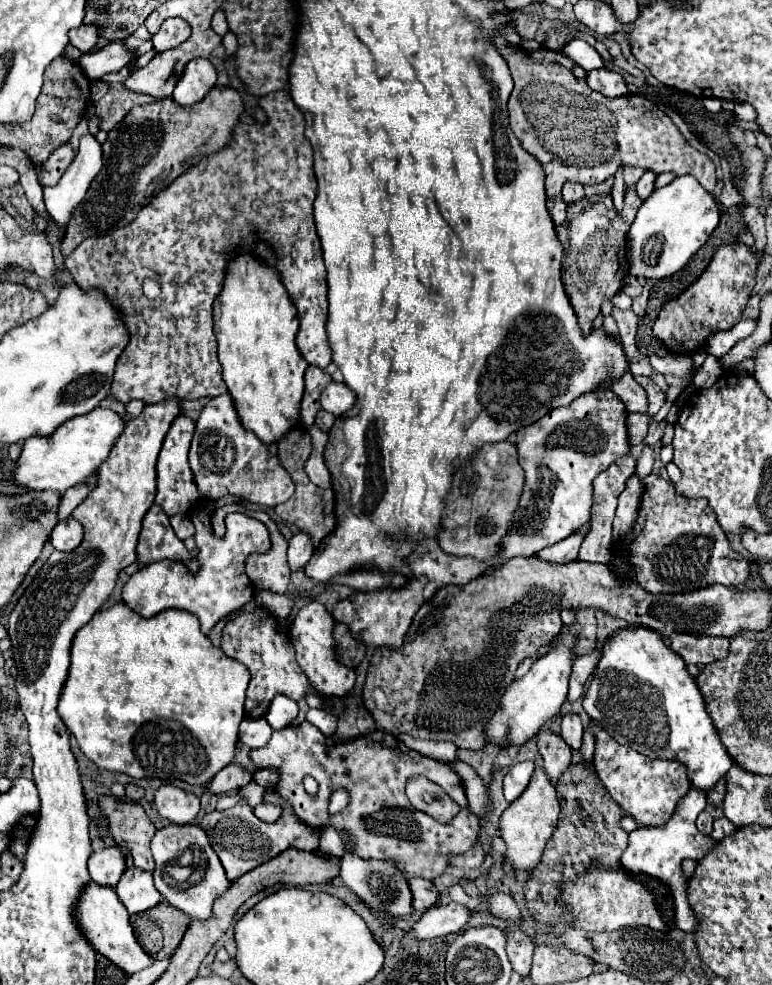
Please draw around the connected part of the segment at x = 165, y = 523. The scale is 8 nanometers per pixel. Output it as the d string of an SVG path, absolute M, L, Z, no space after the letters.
M153 504L143 516L143 528L137 542L137 560L141 564L173 560L181 562L191 574L199 570L199 562L195 558L189 558L185 544L175 536L169 524L169 516L163 514L157 504Z

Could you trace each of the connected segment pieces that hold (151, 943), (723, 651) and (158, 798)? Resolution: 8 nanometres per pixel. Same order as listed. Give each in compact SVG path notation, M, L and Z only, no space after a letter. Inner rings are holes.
M165 900L147 912L131 916L135 938L153 960L173 956L189 922L191 918L185 912L171 908Z
M679 634L671 638L671 650L677 652L685 664L697 664L707 666L721 656L727 656L729 652L729 640L727 638L715 638L715 636L691 636L691 634Z
M161 786L155 792L155 808L159 816L177 826L191 824L199 812L199 798L177 786Z

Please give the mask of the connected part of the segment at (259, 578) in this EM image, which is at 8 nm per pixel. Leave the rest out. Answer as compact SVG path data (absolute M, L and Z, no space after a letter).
M253 512L253 518L261 520L271 538L271 548L265 554L251 554L245 558L245 574L259 590L285 592L289 584L289 564L287 564L287 540L279 532L277 524L265 512Z

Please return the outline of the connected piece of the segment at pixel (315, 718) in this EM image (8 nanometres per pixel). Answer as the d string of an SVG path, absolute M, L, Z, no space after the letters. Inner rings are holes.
M309 710L307 712L307 722L317 726L323 736L333 736L337 730L337 718L325 710Z

